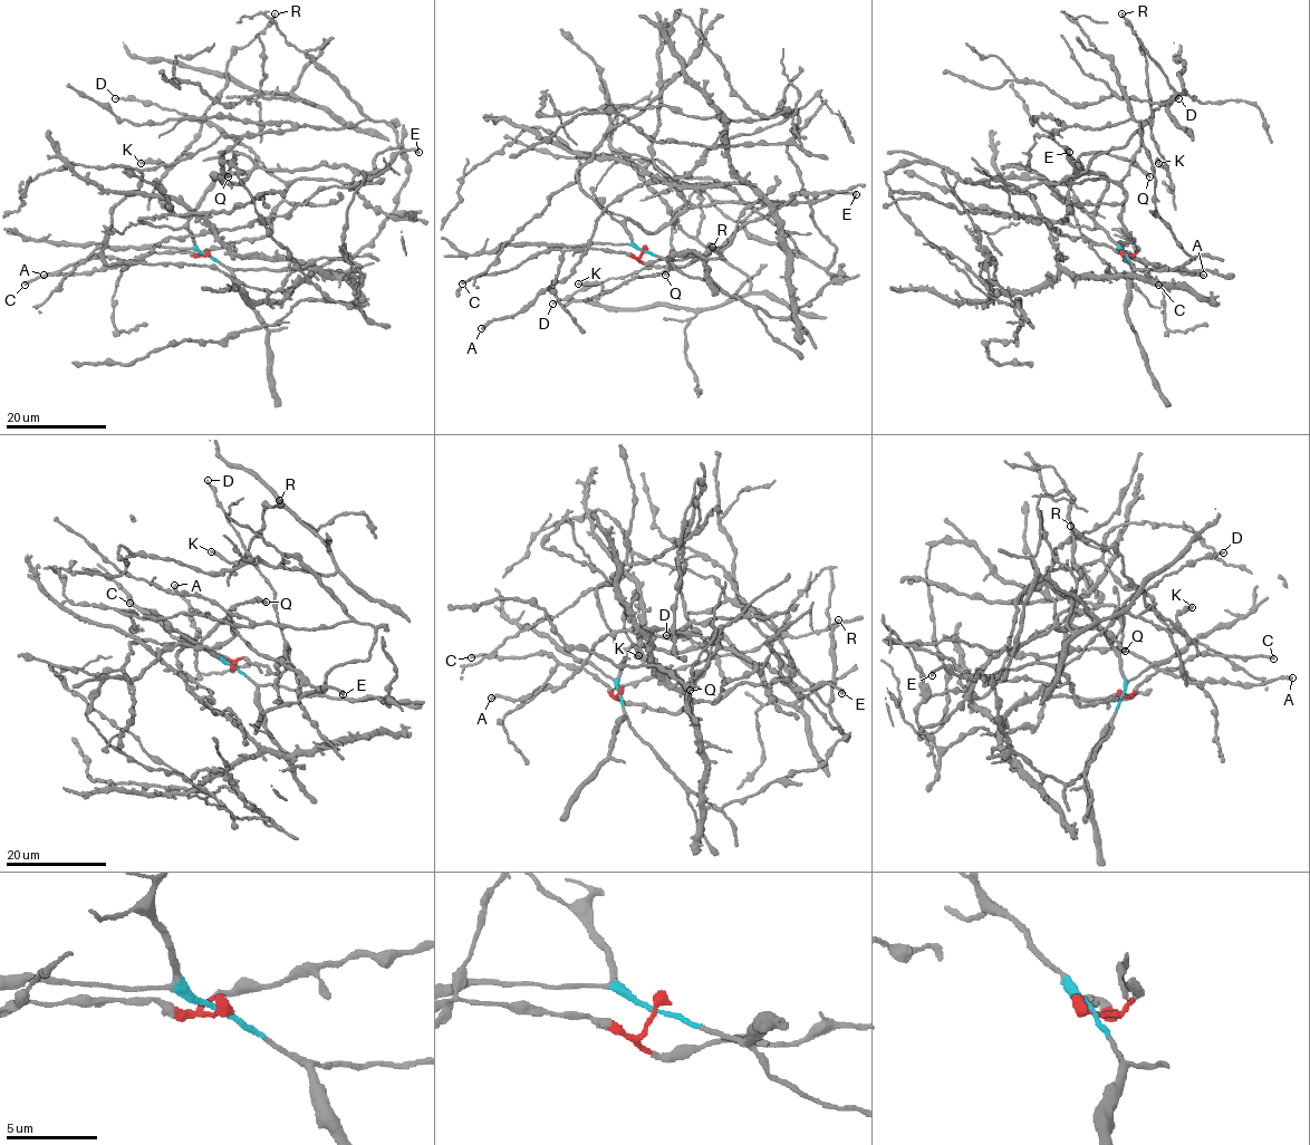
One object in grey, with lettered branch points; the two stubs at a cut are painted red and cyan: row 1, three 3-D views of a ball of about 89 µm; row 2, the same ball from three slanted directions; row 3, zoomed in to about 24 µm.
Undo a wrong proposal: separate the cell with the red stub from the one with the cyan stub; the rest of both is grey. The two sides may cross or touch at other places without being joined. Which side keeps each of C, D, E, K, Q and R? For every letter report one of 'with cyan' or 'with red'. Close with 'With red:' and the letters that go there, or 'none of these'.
C: with red
D: with red
E: with cyan
K: with red
Q: with cyan
R: with red
With red: C, D, K, R

